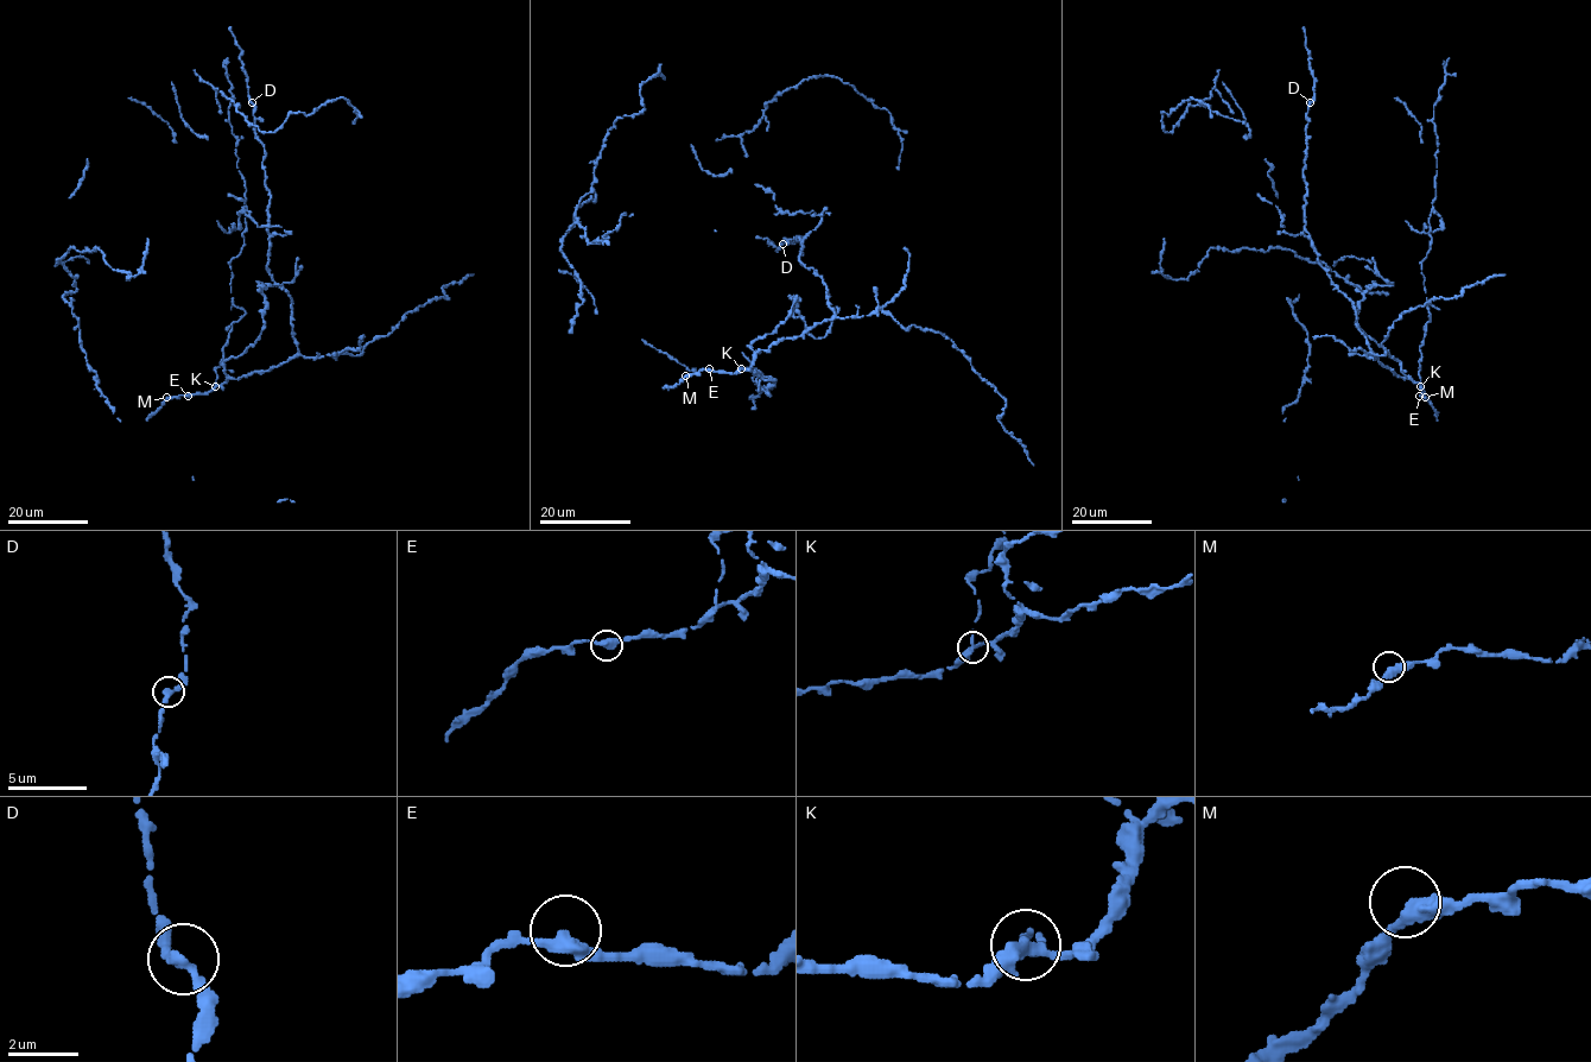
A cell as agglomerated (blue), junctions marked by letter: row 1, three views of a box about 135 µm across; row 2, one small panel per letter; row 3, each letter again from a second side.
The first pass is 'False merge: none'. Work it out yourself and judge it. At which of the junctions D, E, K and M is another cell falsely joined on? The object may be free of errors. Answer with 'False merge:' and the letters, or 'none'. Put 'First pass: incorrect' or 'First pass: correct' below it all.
False merge: K
First pass: incorrect

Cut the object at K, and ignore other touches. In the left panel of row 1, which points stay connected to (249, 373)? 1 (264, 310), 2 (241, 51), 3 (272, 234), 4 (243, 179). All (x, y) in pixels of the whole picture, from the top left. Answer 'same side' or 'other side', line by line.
1: same side
2: same side
3: same side
4: other side

